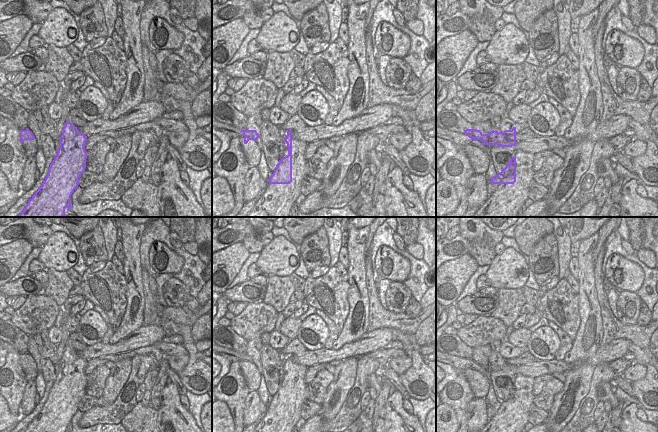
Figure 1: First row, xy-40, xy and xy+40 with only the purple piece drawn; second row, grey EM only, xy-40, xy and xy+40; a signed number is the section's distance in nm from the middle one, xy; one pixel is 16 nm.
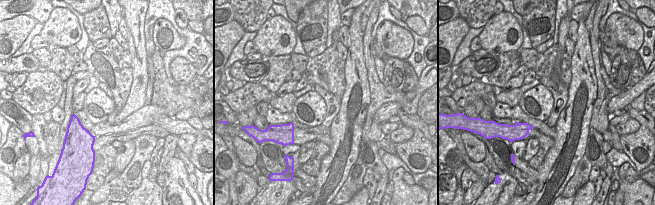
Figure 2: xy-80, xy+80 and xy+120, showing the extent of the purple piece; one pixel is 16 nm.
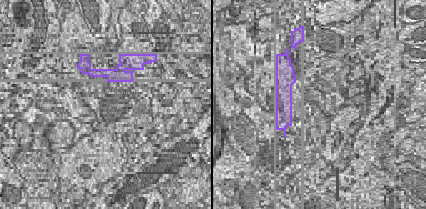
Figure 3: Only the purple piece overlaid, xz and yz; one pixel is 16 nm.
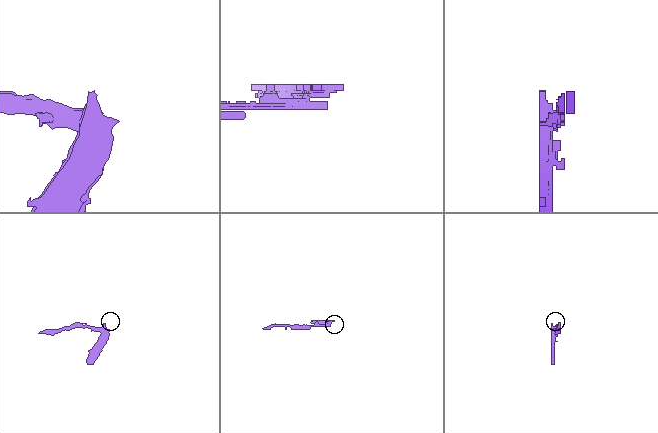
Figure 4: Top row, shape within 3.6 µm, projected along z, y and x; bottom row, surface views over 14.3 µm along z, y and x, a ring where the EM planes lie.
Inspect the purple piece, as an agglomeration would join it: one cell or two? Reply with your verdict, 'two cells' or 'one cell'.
two cells

